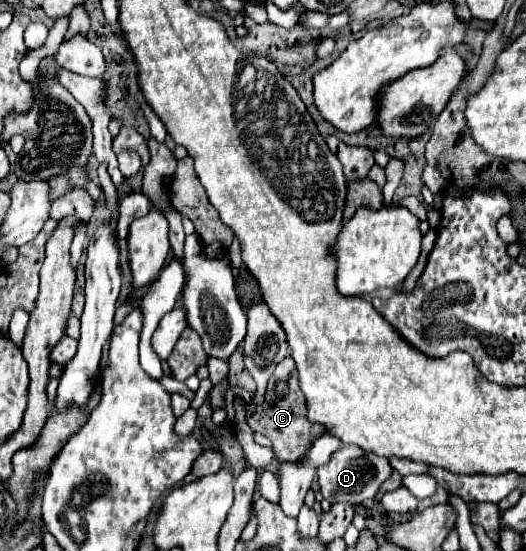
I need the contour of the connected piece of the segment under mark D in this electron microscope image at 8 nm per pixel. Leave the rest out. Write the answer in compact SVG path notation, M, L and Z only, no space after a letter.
M342 445L342 449L336 449L328 461L328 465L318 469L318 485L322 491L322 497L330 503L350 501L350 503L362 503L376 495L378 487L392 475L390 461L386 457L378 457L374 453L362 451L356 445Z

